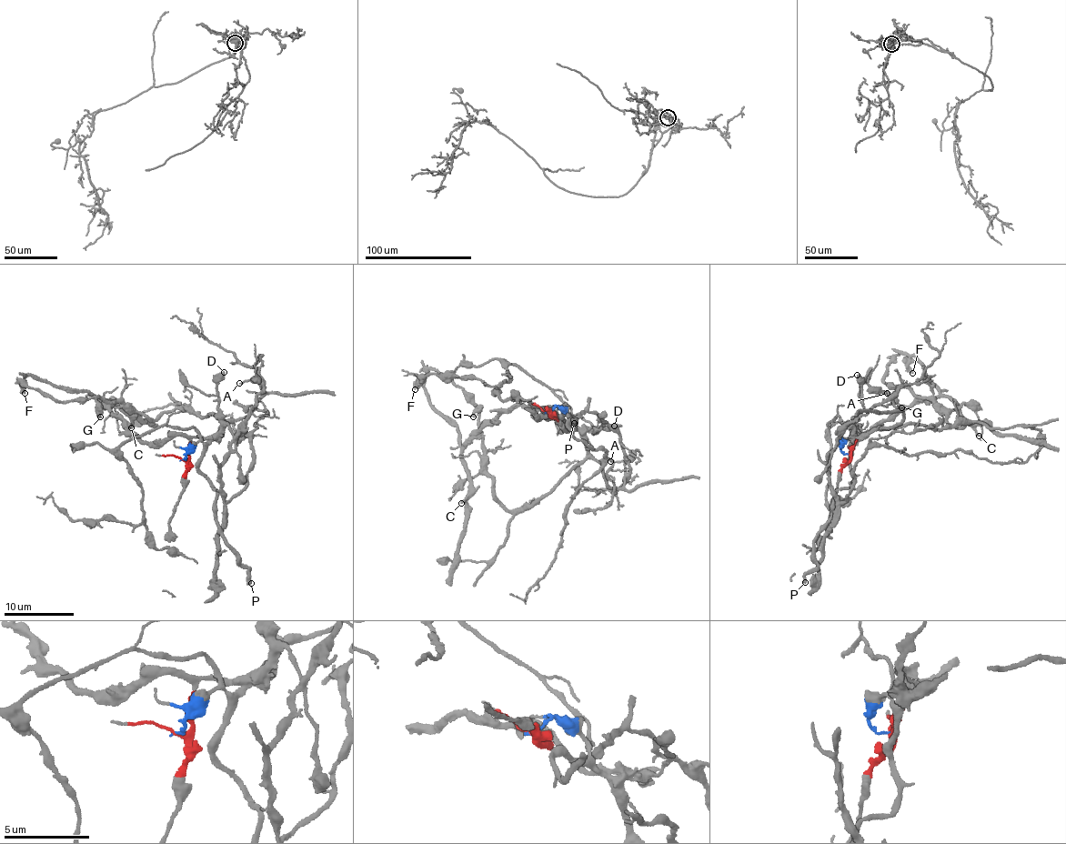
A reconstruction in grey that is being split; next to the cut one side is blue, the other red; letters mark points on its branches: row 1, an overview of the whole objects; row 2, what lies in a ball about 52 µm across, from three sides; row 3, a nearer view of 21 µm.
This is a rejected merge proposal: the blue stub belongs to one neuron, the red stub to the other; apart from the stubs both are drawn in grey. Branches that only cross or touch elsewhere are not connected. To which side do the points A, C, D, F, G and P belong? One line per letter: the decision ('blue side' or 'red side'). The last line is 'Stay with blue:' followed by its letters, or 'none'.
A: blue side
C: red side
D: red side
F: red side
G: blue side
P: blue side
Stay with blue: A, G, P

